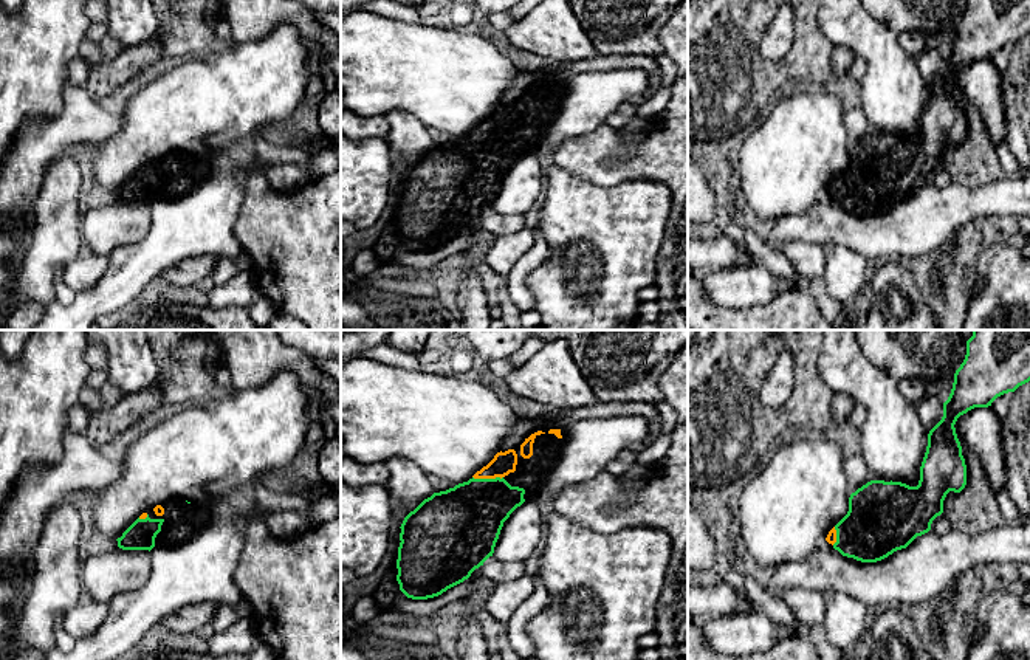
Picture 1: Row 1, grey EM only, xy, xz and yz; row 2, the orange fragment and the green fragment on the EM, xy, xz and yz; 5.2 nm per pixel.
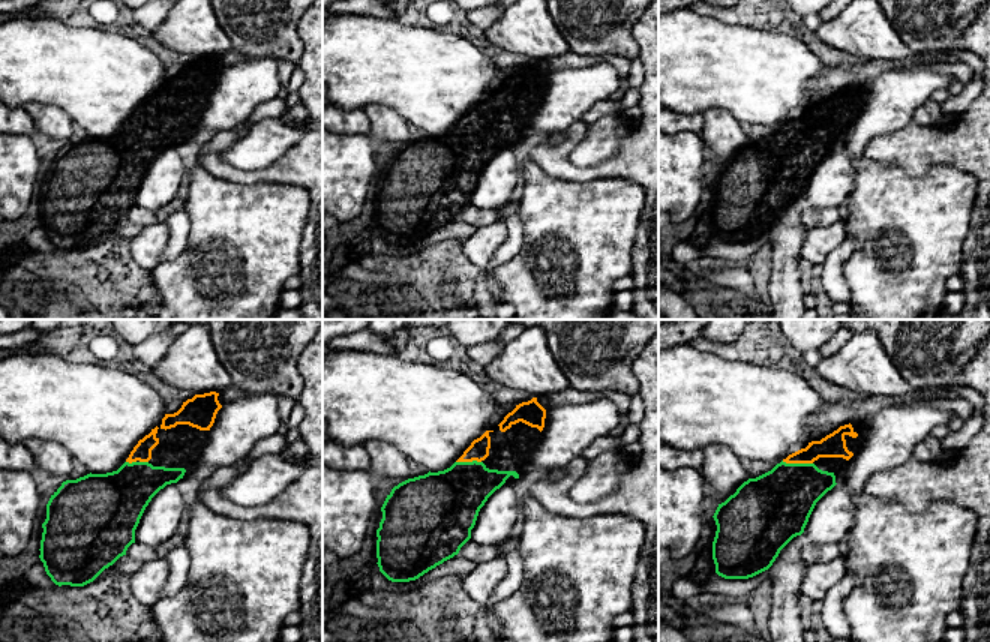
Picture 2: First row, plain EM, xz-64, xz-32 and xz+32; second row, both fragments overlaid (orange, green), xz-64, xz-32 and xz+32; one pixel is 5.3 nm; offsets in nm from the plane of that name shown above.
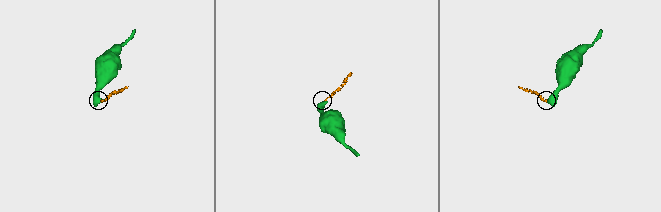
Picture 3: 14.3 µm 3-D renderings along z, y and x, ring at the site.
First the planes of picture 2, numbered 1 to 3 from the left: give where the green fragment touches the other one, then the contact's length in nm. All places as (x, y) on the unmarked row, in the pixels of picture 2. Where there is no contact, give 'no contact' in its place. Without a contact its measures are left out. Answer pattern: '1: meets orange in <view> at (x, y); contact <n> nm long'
1: meets orange in xz-64 at (131, 126); contact 60 nm long
2: meets orange in xz-32 at (468, 125); contact 140 nm long
3: meets orange in xz+32 at (797, 126); contact 170 nm long

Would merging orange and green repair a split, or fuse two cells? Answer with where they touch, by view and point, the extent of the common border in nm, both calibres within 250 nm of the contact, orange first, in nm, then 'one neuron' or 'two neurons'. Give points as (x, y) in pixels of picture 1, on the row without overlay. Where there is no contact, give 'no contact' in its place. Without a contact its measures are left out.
contact xz (488, 130); length 160 nm; calibres 120 and 360 nm; one neuron

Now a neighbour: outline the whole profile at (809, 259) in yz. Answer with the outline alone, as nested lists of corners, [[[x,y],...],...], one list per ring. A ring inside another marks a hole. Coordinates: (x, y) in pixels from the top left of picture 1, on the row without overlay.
[[[791,242],[781,253],[795,266],[801,279],[815,279],[824,274],[826,254],[821,245],[809,242]]]

